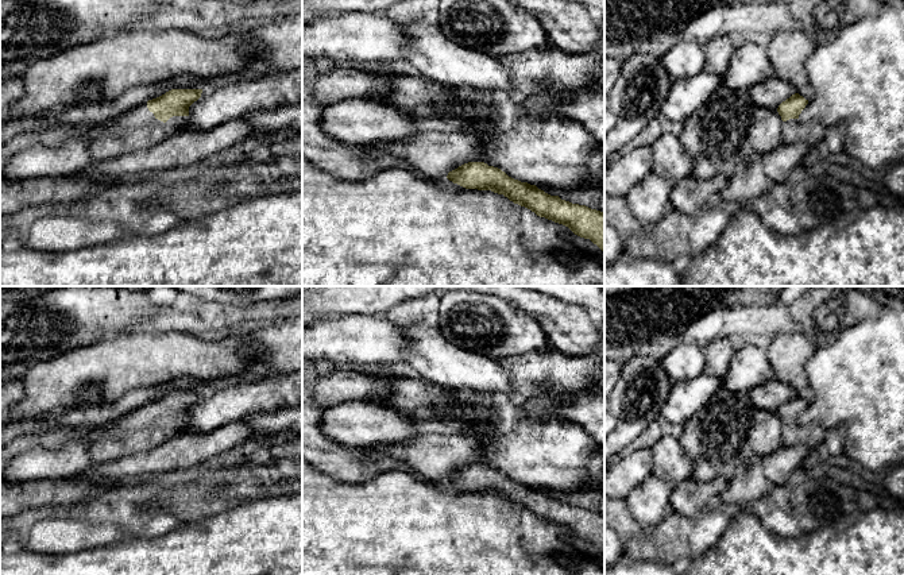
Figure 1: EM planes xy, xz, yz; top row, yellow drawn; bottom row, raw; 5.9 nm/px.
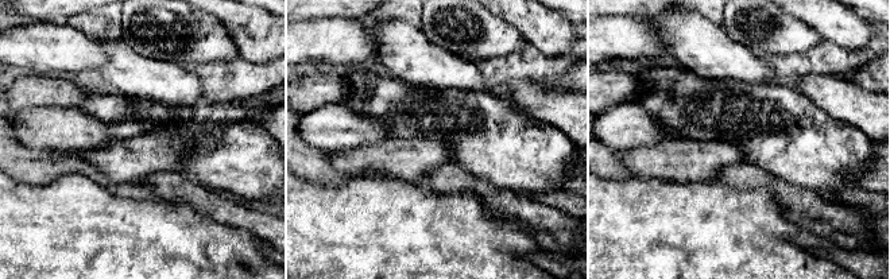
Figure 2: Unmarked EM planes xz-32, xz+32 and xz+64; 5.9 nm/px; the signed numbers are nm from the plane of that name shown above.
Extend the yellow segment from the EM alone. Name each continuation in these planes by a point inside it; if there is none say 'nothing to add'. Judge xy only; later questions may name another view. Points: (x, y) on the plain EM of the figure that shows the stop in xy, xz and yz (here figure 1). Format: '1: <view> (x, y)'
1: xy (138, 431)

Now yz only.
1: yz (811, 435)

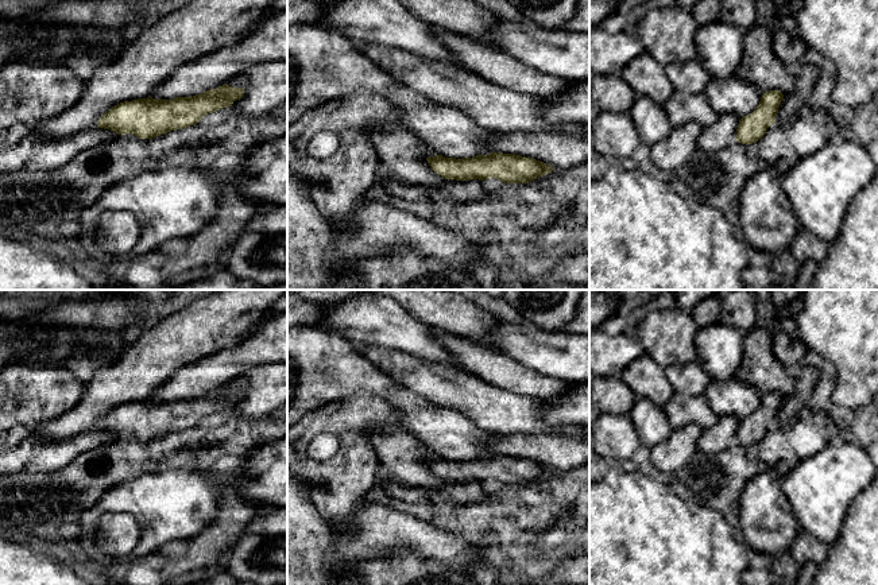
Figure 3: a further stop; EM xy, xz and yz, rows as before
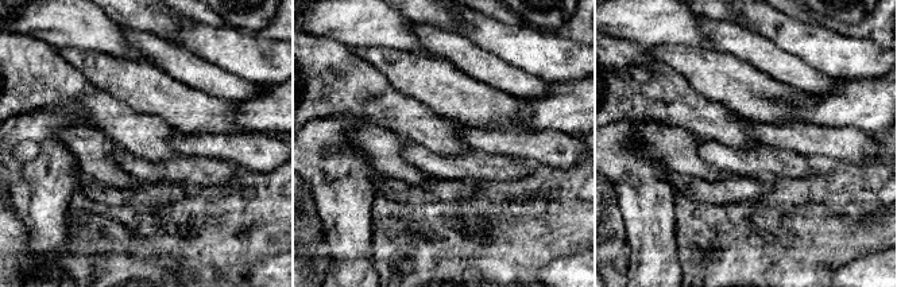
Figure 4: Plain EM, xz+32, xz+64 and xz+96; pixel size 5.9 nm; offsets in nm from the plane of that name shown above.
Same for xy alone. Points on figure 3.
nothing to add

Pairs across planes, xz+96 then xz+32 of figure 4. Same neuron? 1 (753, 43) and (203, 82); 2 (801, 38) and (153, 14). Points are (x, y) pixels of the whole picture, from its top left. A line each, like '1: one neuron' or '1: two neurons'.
1: one neuron
2: two neurons

